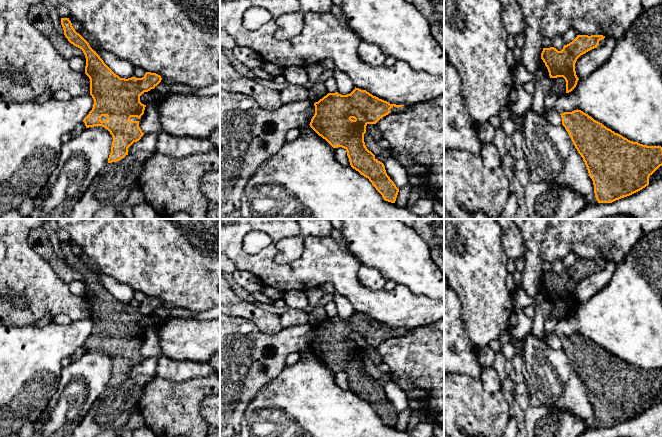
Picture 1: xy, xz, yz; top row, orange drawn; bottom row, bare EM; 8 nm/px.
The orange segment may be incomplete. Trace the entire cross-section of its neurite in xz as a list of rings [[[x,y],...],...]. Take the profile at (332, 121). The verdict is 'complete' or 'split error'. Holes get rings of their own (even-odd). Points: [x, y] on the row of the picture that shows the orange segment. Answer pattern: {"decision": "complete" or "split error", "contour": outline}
{"decision": "complete", "contour": [[[356,88],[347,95],[338,92],[328,93],[318,102],[314,103],[315,114],[311,119],[310,127],[333,148],[342,147],[347,151],[350,165],[361,175],[368,178],[385,201],[395,203],[399,189],[387,175],[385,166],[375,158],[364,142],[364,134],[368,124],[376,124],[382,117],[388,115],[390,109],[404,105],[390,104],[387,101],[373,96],[366,90]]]}

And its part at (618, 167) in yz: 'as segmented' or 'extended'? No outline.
as segmented

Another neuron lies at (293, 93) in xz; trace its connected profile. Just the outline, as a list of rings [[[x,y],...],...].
[[[289,84],[280,91],[280,99],[282,104],[302,102],[309,99],[309,90],[301,85]]]

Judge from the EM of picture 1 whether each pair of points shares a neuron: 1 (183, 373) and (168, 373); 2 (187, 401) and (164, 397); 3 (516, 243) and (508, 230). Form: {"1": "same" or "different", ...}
{"1": "same", "2": "same", "3": "same"}

